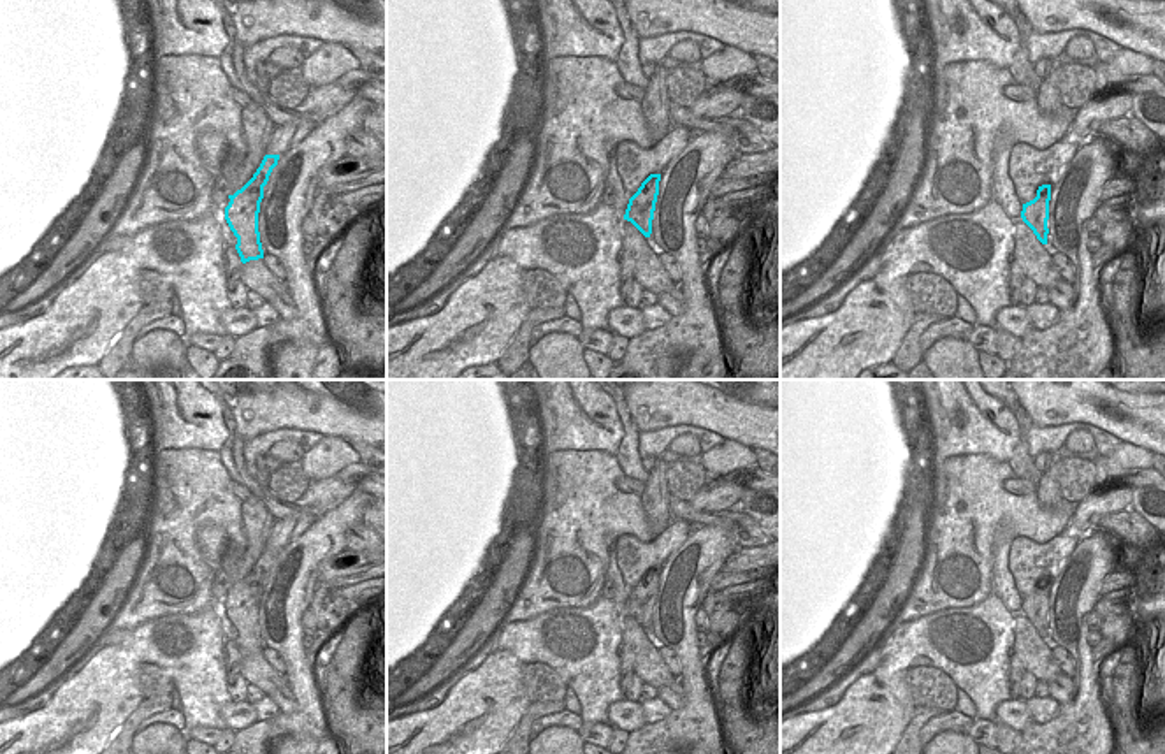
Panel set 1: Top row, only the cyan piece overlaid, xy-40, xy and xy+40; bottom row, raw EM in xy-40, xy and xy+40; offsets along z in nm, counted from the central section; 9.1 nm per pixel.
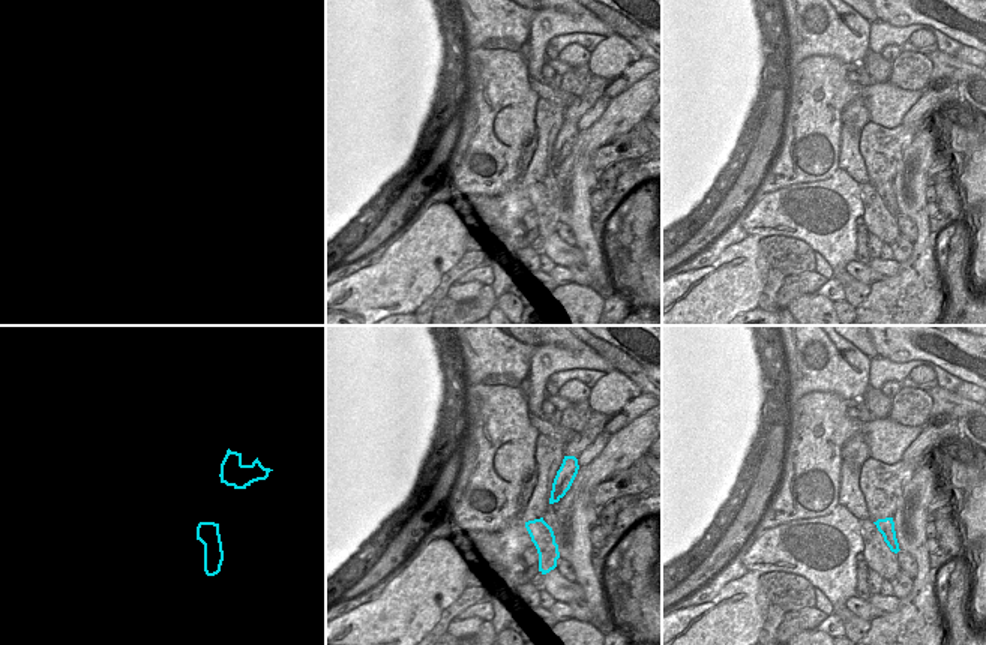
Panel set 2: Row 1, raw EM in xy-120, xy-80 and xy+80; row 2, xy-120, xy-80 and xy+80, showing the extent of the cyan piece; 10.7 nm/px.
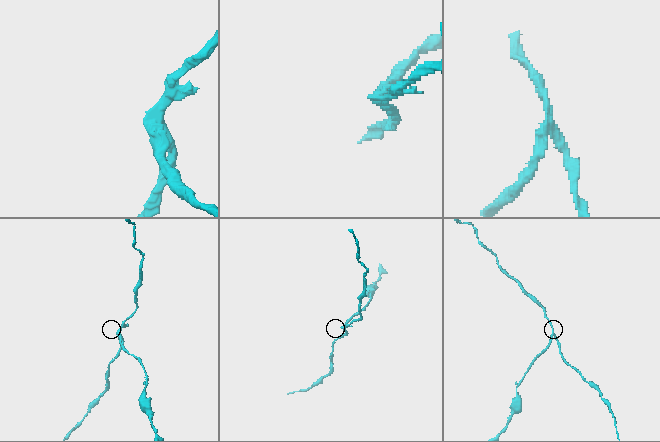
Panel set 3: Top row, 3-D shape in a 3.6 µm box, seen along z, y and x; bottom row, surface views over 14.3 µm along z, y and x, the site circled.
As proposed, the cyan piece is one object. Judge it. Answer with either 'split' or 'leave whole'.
split

